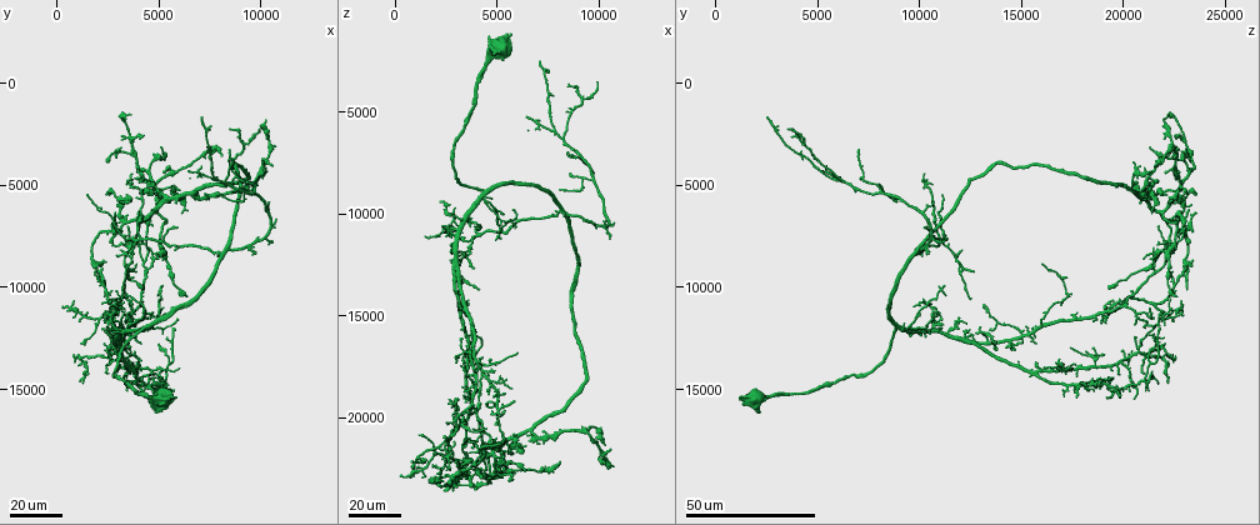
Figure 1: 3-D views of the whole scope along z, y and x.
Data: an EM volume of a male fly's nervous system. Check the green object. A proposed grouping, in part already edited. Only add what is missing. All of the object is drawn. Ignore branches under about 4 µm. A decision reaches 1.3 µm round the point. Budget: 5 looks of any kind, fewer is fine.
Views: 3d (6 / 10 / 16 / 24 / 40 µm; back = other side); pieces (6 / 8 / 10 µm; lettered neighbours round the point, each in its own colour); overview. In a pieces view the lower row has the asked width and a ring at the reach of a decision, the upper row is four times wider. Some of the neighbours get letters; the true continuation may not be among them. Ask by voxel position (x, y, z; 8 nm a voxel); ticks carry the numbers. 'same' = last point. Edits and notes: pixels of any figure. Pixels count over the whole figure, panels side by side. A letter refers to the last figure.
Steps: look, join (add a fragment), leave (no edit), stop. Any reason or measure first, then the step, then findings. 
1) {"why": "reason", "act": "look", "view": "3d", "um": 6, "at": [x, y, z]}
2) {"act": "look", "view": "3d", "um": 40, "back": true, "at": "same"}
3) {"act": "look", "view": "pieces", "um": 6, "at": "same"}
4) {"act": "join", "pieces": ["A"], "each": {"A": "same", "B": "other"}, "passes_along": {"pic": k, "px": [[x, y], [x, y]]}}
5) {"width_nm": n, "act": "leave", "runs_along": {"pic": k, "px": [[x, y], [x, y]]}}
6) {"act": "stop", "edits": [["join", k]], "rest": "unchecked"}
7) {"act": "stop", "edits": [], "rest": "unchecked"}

{"why": "branch stops here", "act": "look", "view": "3d", "um": 40, "at": [8100, 3500, 22100]}

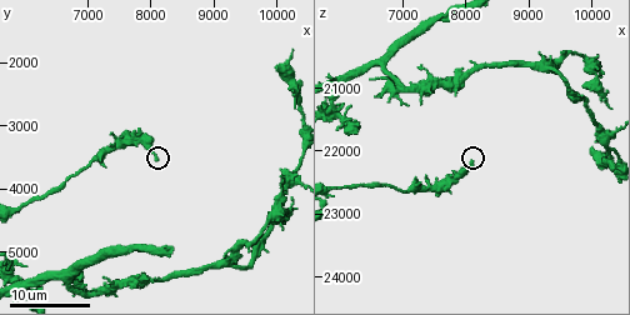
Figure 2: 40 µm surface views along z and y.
{"act": "look", "view": "pieces", "um": 10, "at": [8100, 3550, 22100]}

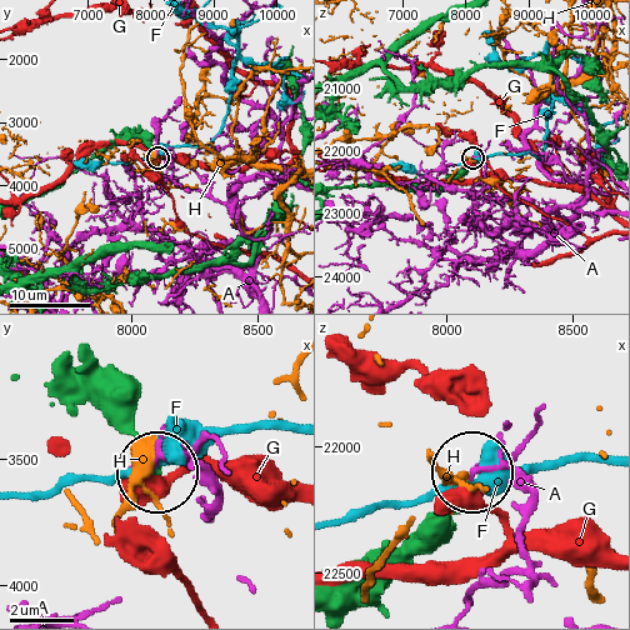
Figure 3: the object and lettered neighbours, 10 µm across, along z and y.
{"act": "leave", "each": {"A": "other", "F": "other", "G": "other", "H": "other"}, "runs_along": {"pic": 3, "px": [[94, 406], [126, 430], [150, 468]]}, "found": "none of them fits"}

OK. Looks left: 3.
{"why": "an open end", "act": "look", "view": "3d", "um": 40, "at": [10600, 4000, 21700]}

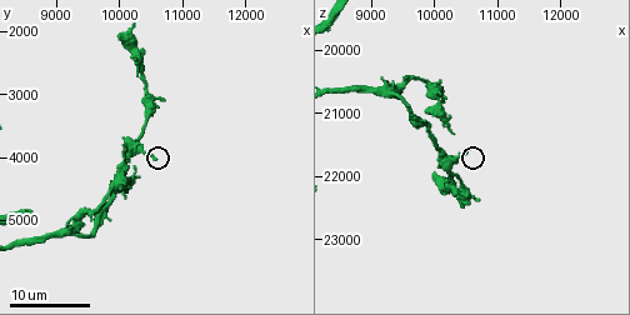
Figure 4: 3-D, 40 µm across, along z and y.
{"act": "look", "view": "pieces", "um": 6, "at": [10550, 4050, 21550]}

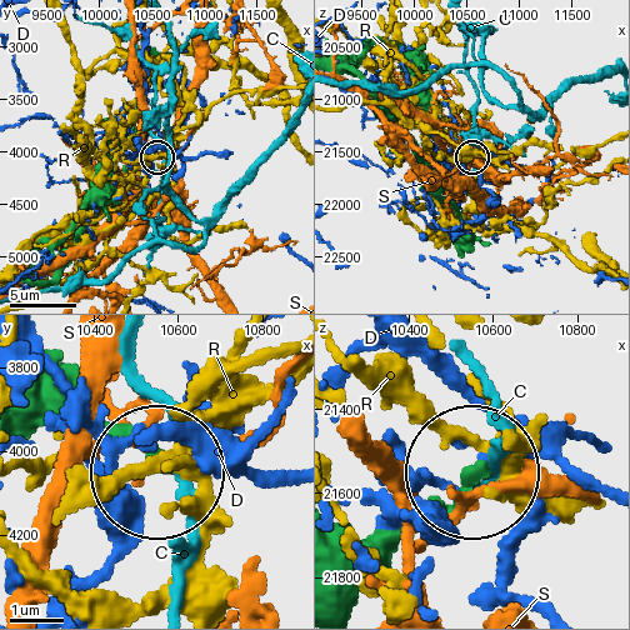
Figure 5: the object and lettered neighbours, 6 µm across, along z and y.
{"act": "leave", "each": {"C": "other", "D": "other", "R": "other", "S": "other"}, "found": "none of them fits"}

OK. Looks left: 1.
{"act": "stop", "edits": [], "rest": "unchecked"}

